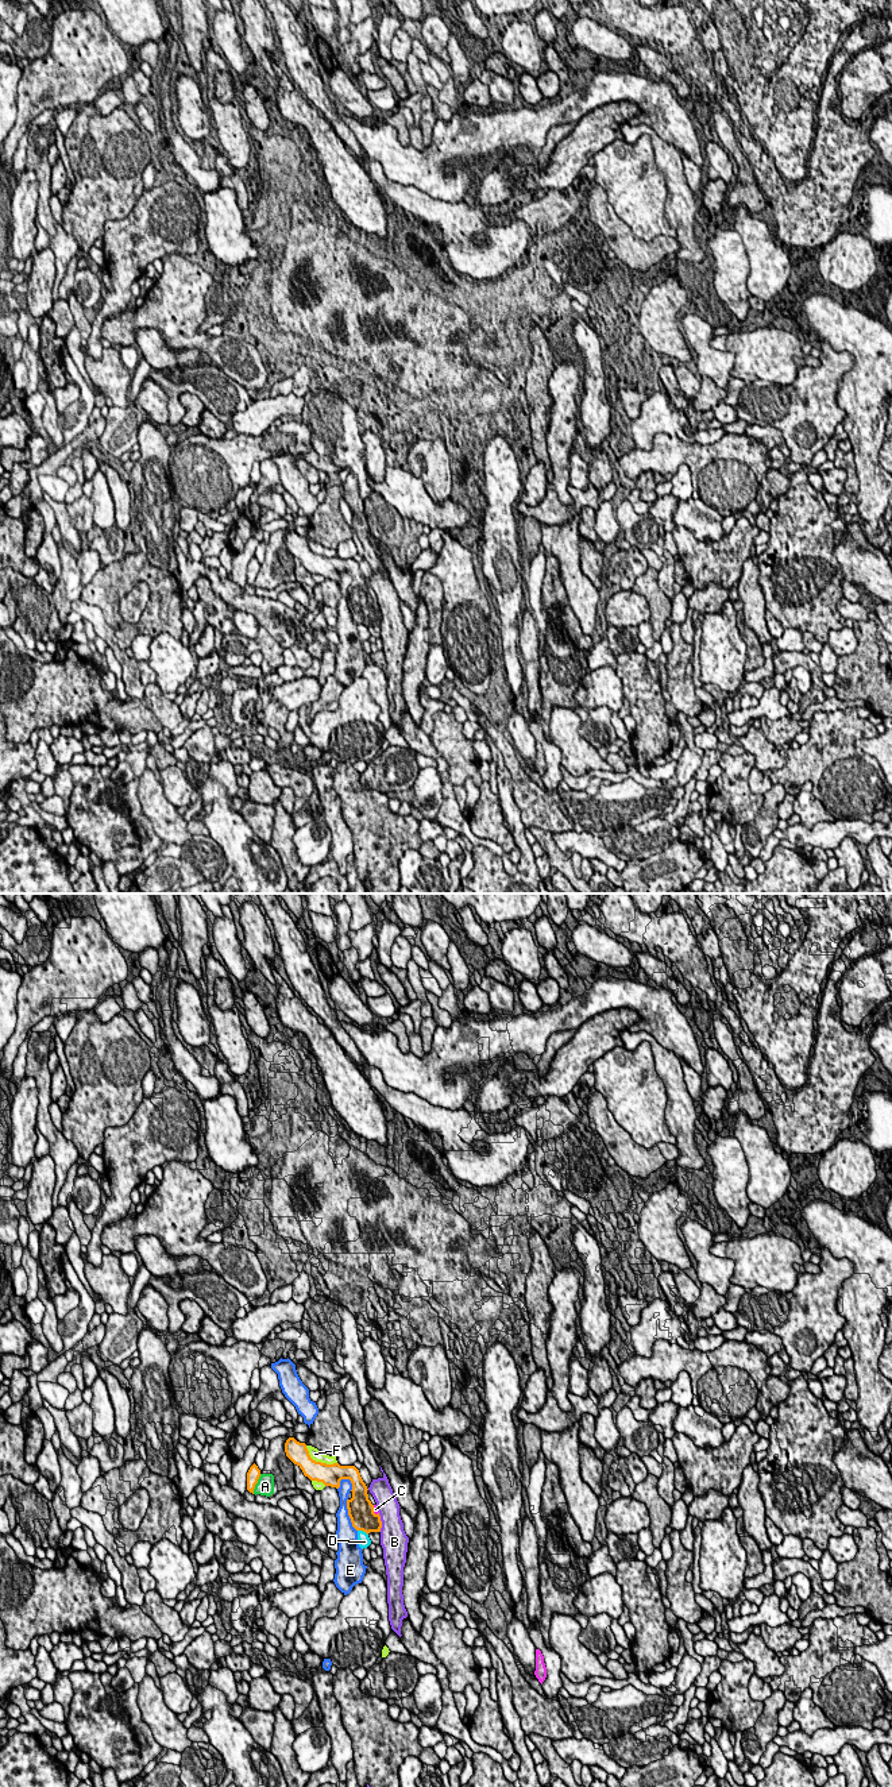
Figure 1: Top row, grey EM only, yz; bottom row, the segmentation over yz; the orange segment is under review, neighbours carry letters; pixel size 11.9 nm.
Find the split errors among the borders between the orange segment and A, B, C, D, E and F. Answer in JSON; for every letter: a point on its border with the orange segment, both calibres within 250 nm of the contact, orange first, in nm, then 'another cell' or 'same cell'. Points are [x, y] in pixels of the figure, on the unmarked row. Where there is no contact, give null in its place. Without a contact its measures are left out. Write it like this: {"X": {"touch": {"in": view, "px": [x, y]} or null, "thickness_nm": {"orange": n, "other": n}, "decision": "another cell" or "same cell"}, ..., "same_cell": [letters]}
{"A": {"touch": {"in": "yz", "px": [257, 575]}, "thickness_nm": {"orange": 160, "other": 220}, "decision": "another cell"}, "B": {"touch": {"in": "yz", "px": [381, 616]}, "thickness_nm": {"orange": 300, "other": 320}, "decision": "another cell"}, "C": {"touch": {"in": "yz", "px": [373, 603]}, "thickness_nm": {"orange": 320, "other": 60}, "decision": "same cell"}, "D": {"touch": {"in": "yz", "px": [363, 624]}, "thickness_nm": {"orange": 320, "other": 140}, "decision": "another cell"}, "E": {"touch": {"in": "yz", "px": [348, 608]}, "thickness_nm": {"orange": 320, "other": 260}, "decision": "another cell"}, "F": {"touch": {"in": "yz", "px": [319, 555]}, "thickness_nm": {"orange": 260, "other": 130}, "decision": "another cell"}, "same_cell": ["C"]}

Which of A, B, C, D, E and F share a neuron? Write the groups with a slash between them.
A / B / C / D / E / F

